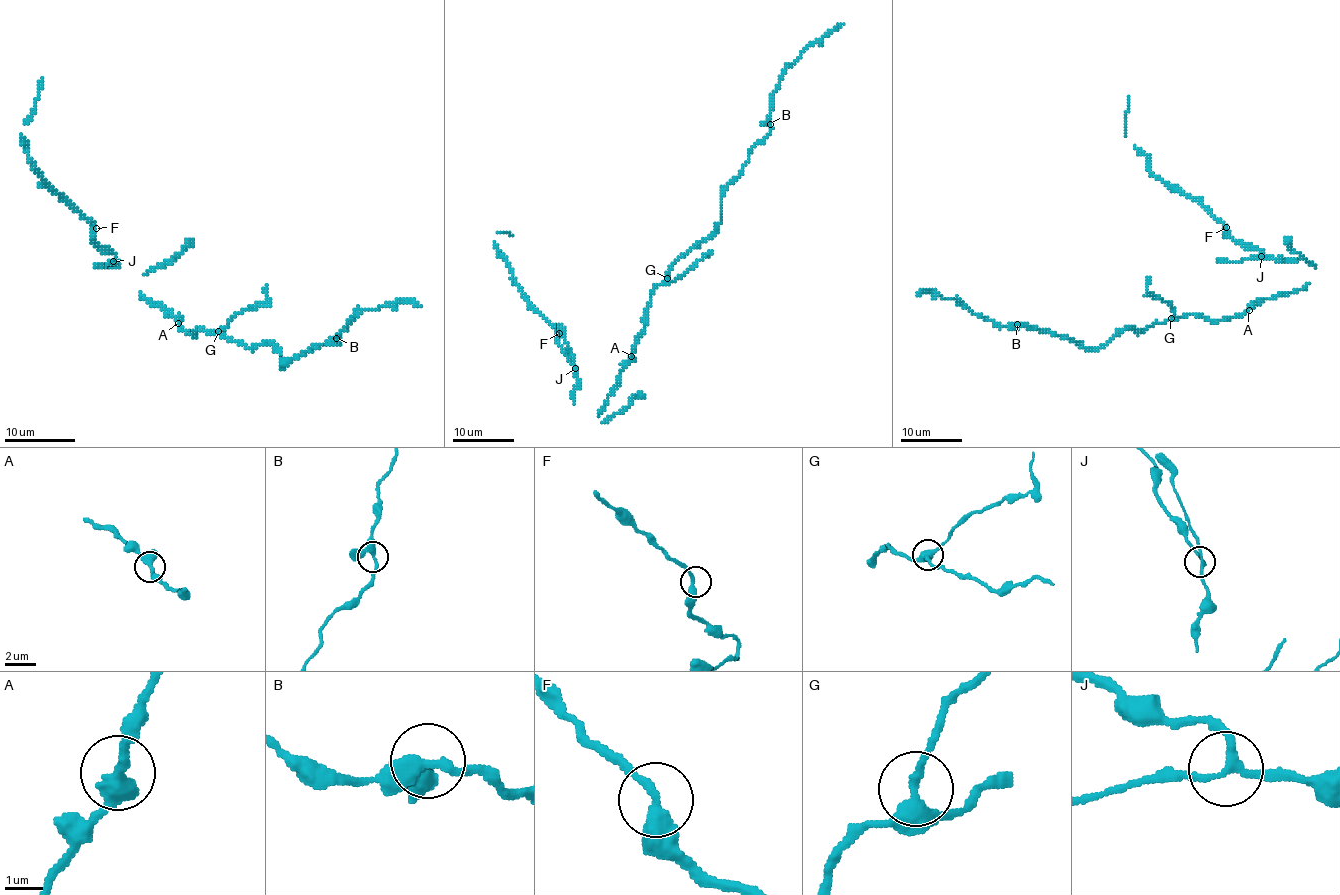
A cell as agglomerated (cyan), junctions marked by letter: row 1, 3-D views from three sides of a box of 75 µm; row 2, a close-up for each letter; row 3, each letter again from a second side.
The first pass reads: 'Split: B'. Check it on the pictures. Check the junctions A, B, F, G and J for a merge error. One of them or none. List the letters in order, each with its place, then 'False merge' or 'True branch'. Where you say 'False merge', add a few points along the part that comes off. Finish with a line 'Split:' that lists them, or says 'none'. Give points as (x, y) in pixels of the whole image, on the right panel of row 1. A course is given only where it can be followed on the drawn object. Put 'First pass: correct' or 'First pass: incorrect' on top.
First pass: incorrect
A: Place: (1249, 310). True branch
B: Place: (1017, 324). True branch
F: Place: (1226, 227). True branch
G: Place: (1171, 318). True branch
J: Place: (1261, 256). True branch
Split: none

